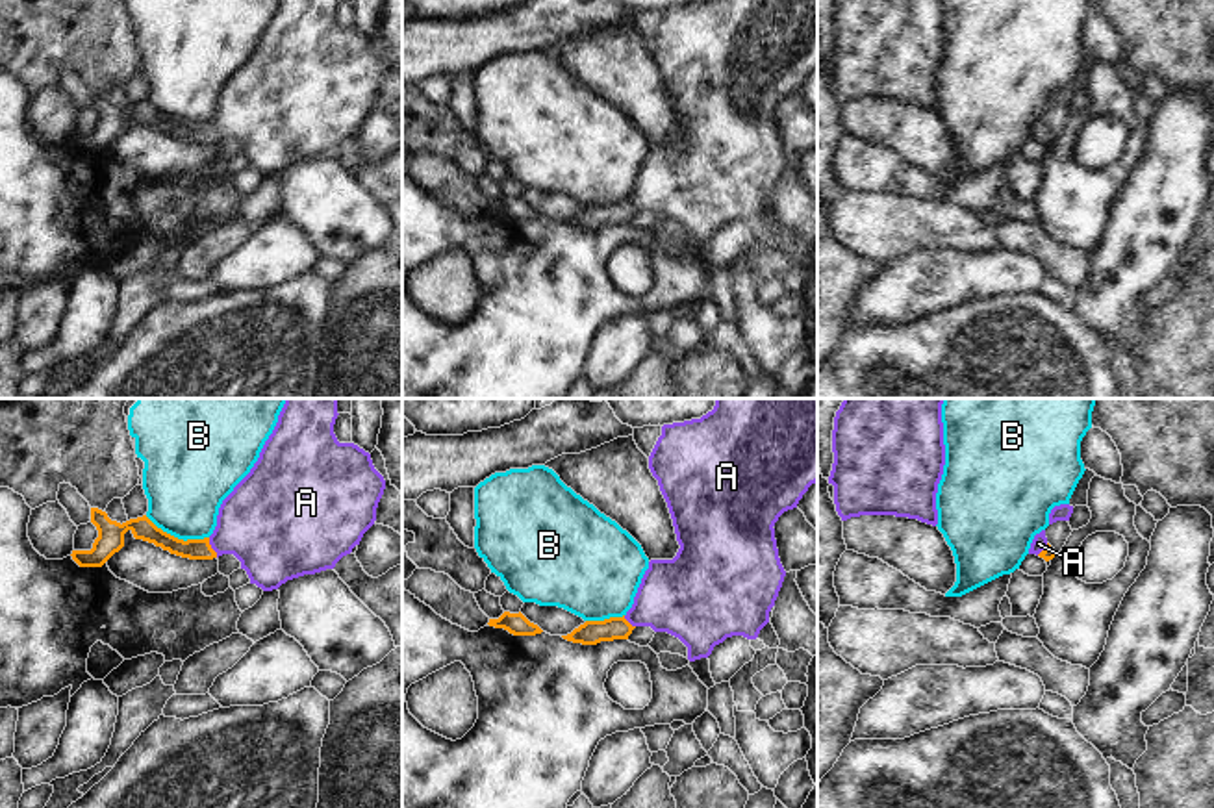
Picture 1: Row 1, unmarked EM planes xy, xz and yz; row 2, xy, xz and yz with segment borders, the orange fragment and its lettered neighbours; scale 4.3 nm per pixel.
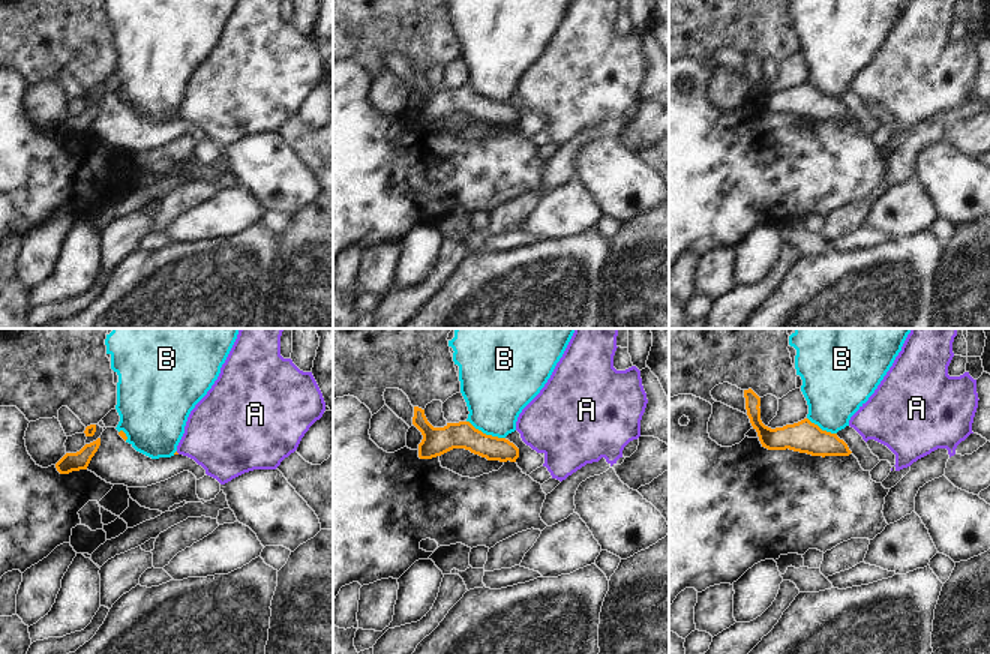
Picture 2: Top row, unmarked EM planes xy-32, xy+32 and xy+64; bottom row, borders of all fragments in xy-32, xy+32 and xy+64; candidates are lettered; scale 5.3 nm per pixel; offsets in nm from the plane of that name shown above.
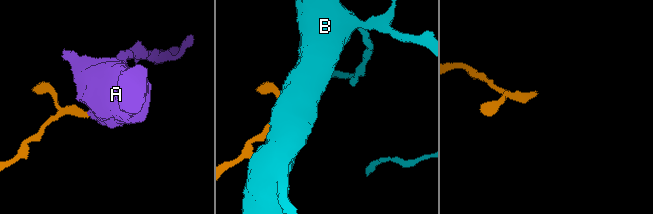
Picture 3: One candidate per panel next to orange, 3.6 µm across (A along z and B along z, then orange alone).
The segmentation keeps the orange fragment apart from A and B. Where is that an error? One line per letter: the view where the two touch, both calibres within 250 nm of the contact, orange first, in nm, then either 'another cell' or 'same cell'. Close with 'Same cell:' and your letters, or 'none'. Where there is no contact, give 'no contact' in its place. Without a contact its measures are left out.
A: meets orange in xy; 100 nm thick on the orange side, 380 nm on the other; same cell
B: meets orange in xy; 100 nm thick on the orange side, 360 nm on the other; another cell
Same cell: A

